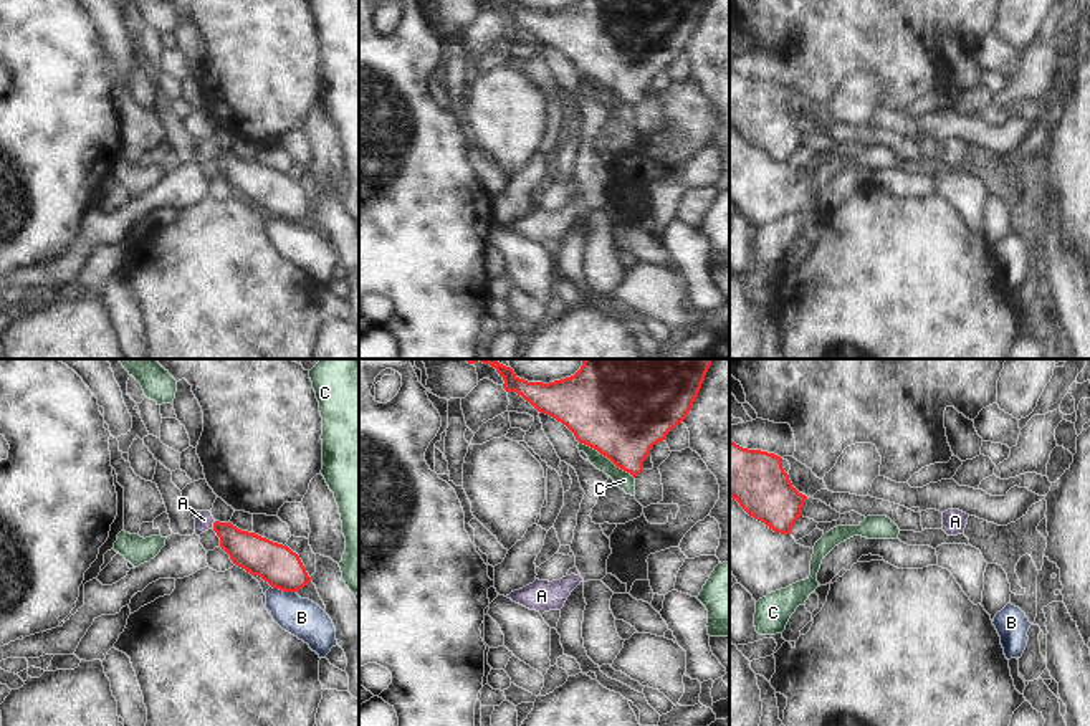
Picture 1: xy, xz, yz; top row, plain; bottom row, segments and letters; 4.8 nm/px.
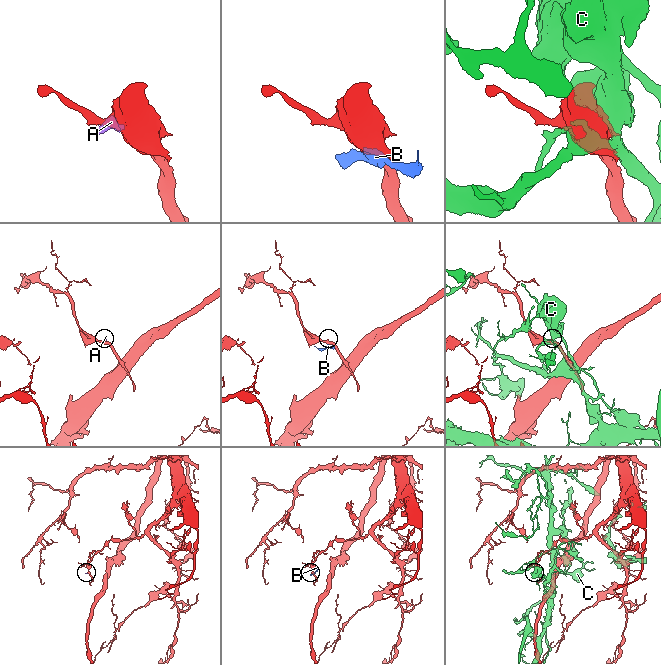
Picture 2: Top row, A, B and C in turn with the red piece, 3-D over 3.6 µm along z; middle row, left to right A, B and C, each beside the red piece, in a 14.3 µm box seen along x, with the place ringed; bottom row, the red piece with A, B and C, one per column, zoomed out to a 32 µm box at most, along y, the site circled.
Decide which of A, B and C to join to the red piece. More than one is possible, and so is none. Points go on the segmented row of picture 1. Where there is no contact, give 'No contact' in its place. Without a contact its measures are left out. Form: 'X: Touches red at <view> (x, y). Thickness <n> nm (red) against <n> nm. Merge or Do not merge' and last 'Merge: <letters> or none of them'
A: Touches red at xy (214, 525). Thickness 180 nm (red) against 90 nm. Merge
B: Touches red at xy (283, 591). Thickness 200 nm (red) against 190 nm. Do not merge
C: Touches red at xz (607, 457). Thickness 480 nm (red) against 90 nm. Do not merge
Merge: A.

